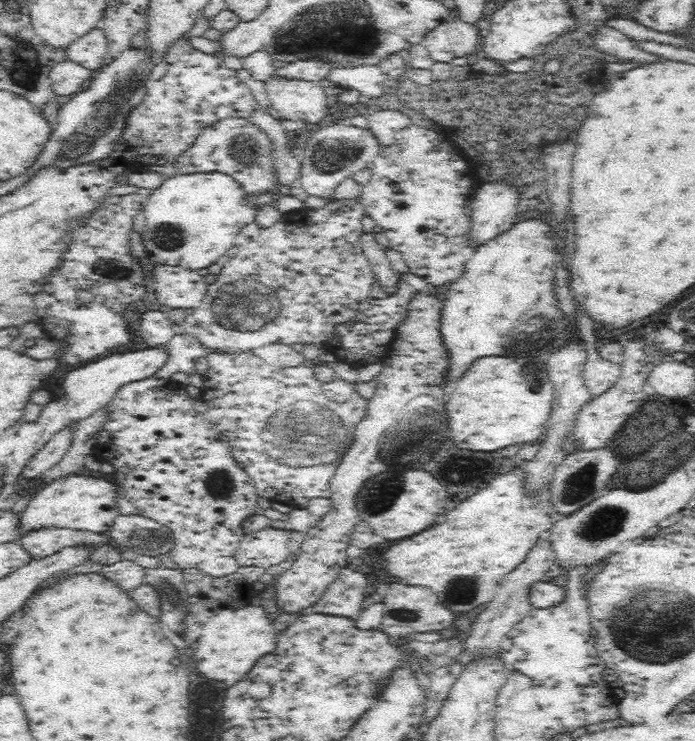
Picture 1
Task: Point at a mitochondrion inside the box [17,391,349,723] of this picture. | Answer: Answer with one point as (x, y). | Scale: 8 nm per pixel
(221, 484)

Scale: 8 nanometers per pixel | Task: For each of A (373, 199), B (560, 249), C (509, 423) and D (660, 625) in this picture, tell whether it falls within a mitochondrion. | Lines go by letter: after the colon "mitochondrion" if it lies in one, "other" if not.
A: other
B: other
C: other
D: mitochondrion

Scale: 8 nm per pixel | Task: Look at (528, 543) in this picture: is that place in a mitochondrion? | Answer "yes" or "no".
no

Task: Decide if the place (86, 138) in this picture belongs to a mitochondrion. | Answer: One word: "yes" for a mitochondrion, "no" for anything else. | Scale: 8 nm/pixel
yes

